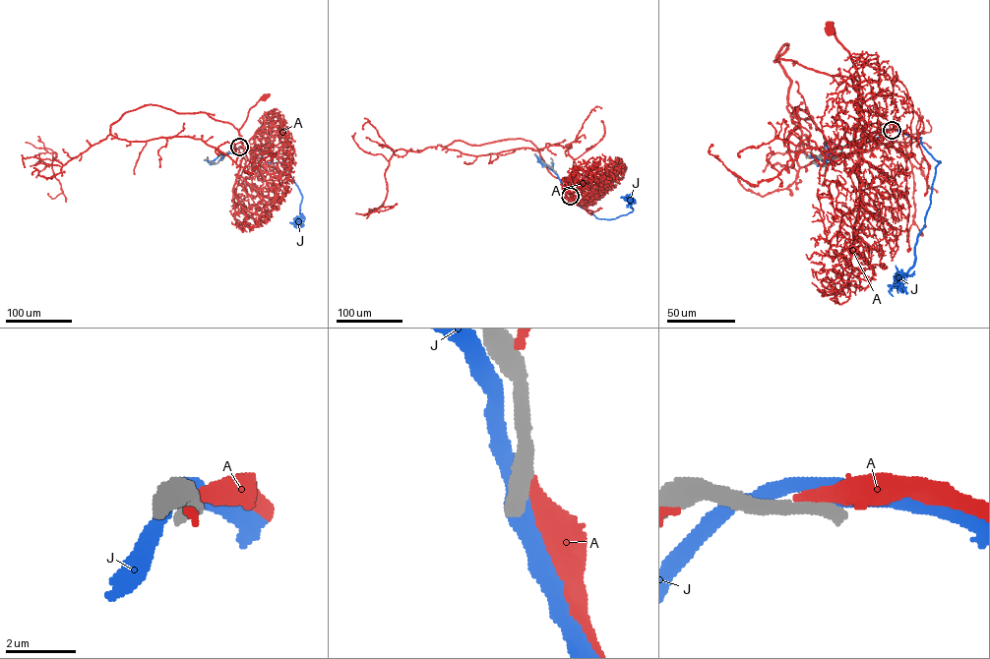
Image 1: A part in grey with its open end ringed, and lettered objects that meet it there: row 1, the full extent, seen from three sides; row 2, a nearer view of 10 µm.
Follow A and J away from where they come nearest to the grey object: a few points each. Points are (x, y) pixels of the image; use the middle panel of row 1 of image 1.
A: (570, 196), (582, 207), (571, 196), (565, 147), (475, 155), (441, 145), (529, 141), (560, 179), (594, 165)
J: (570, 196), (597, 218), (611, 219), (633, 210), (627, 196)

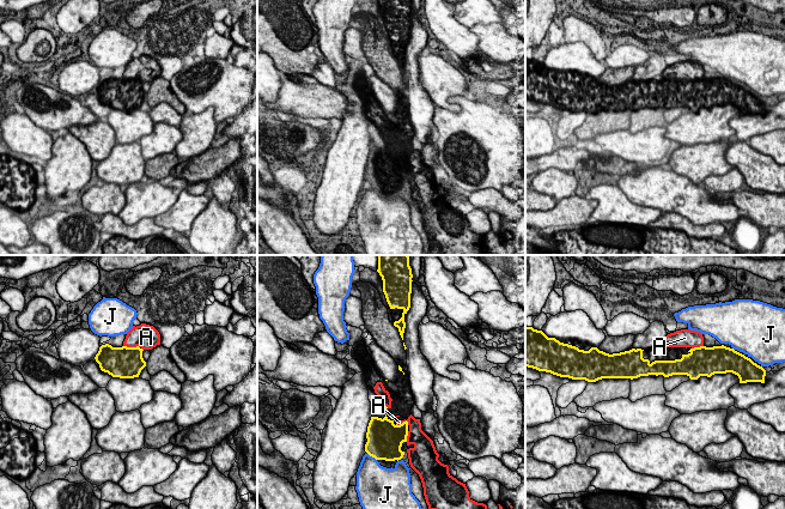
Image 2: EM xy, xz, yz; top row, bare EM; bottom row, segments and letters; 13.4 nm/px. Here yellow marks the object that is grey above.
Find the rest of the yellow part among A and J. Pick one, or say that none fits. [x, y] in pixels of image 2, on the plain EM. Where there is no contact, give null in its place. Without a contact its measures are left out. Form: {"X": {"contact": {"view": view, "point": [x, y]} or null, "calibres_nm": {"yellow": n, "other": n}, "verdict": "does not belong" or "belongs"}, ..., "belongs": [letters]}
{"A": {"contact": {"view": "xy", "point": [132, 79]}, "calibres_nm": {"yellow": 420, "other": 320}, "verdict": "does not belong"}, "J": {"contact": {"view": "xz", "point": [372, 188]}, "calibres_nm": {"yellow": 460, "other": 360}, "verdict": "does not belong"}, "belongs": []}

